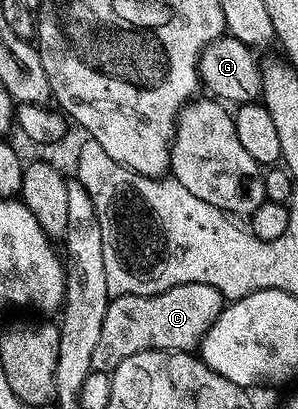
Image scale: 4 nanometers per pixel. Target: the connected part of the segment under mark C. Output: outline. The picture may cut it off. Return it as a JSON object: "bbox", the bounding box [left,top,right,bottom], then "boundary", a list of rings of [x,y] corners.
{"bbox":[93,283,222,373],"boundary":[[[202,283],[175,285],[158,295],[118,295],[110,298],[107,317],[103,317],[103,329],[95,345],[93,370],[112,373],[119,361],[127,361],[131,353],[192,352],[219,317],[222,306],[221,291]]]}

